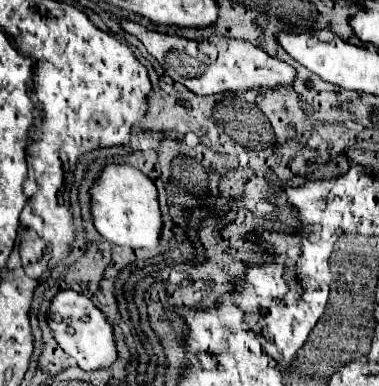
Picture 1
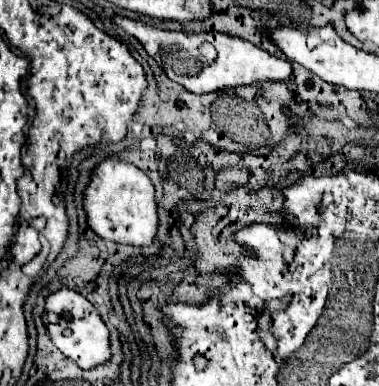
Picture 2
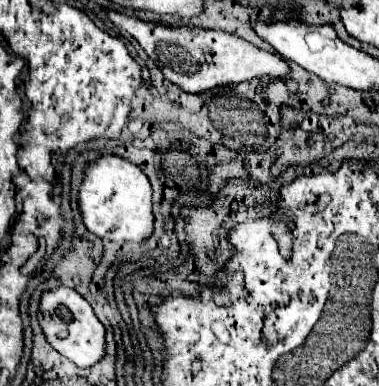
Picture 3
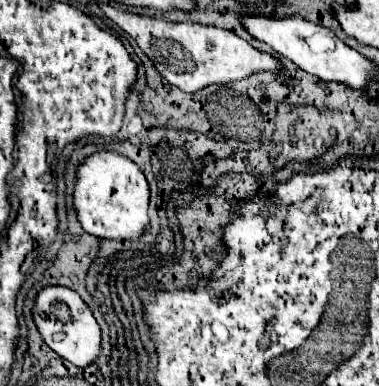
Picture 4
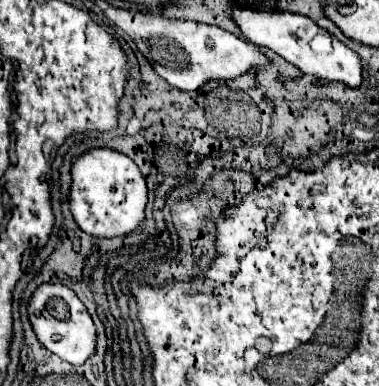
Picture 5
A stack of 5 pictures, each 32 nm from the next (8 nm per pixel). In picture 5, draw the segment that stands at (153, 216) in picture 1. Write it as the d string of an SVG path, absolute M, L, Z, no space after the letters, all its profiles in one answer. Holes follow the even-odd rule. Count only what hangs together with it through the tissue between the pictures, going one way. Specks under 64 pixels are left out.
M96 148L76 158L72 166L70 202L72 216L86 234L96 238L128 236L146 220L144 210L148 204L148 188L138 166L128 156L108 148Z

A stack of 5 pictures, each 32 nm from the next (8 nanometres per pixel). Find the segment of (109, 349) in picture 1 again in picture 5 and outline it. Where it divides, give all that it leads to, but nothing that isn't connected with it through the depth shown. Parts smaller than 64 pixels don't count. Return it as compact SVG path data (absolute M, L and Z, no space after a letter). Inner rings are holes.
M42 284L30 298L28 314L38 340L62 360L80 366L96 352L96 324L92 322L86 306L70 288L62 284Z

